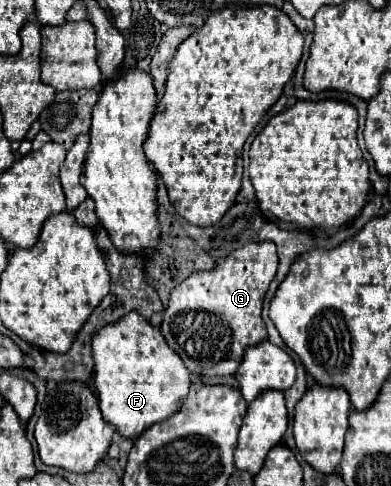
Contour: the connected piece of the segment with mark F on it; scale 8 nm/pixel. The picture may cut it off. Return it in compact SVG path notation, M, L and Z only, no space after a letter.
M127 314L123 322L107 326L95 334L95 386L99 408L105 422L115 426L125 438L139 438L143 430L175 414L187 398L191 376L183 360L167 346L159 328L151 326L139 314Z

